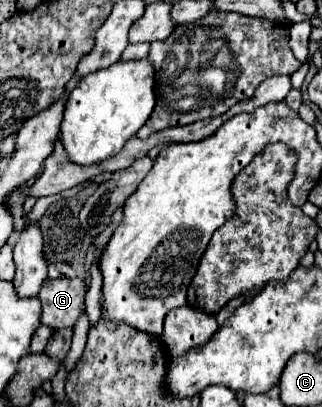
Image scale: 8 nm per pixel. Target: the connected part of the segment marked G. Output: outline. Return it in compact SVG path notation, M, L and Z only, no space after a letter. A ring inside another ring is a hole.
M58 278L44 280L38 294L42 302L40 322L48 328L72 328L78 316L84 312L86 286L80 278Z

